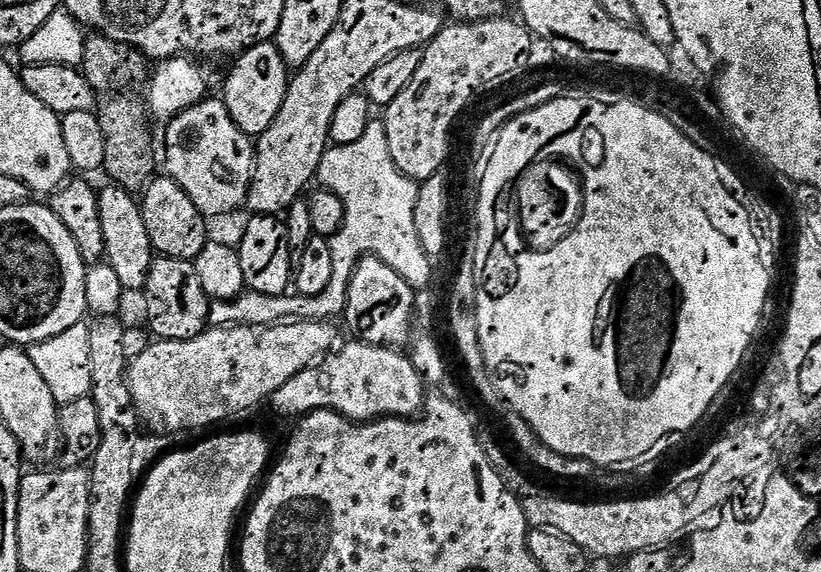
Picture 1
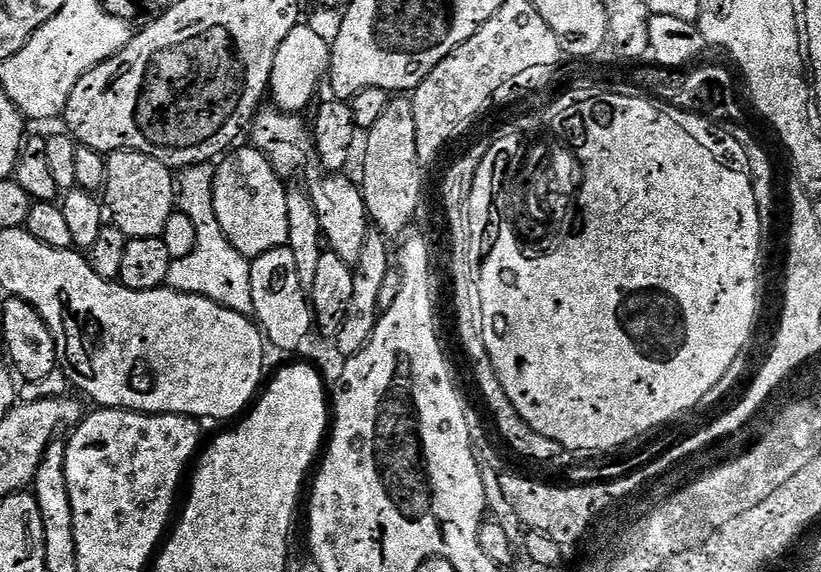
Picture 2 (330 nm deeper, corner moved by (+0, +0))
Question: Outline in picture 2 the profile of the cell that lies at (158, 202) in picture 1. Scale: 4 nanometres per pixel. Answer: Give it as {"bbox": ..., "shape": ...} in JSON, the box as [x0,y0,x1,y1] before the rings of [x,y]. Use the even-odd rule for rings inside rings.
{"bbox":[102,150,178,240],"shape":[[[127,150],[107,153],[104,165],[106,166],[106,178],[102,189],[102,204],[114,227],[122,230],[122,234],[126,234],[129,240],[163,237],[170,214],[178,208],[178,184],[174,179],[173,169],[167,164],[158,162],[158,158],[150,154]]]}

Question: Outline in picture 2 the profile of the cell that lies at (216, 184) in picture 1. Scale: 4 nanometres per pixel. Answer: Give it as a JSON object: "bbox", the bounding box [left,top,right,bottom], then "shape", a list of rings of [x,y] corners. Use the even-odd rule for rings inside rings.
{"bbox":[212,146,288,258],"shape":[[[251,146],[239,148],[229,151],[215,165],[216,177],[212,180],[214,214],[218,218],[218,226],[222,226],[234,250],[243,256],[255,258],[266,254],[266,250],[287,245],[288,188],[280,181],[281,173],[270,166],[268,159],[259,150]]]}

